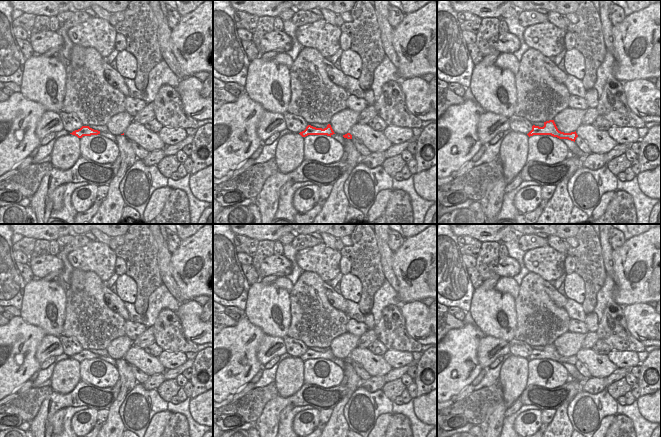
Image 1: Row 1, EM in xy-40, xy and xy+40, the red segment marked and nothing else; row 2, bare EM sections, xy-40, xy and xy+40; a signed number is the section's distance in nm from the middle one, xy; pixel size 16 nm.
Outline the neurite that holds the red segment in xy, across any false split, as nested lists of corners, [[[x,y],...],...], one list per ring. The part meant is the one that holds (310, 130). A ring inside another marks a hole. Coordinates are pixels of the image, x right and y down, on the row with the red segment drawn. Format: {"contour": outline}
{"contour": [[[330,124],[327,125],[326,128],[316,128],[311,125],[308,125],[306,129],[302,132],[299,133],[302,137],[306,137],[308,135],[327,135],[327,136],[332,136],[334,133],[332,127]]]}

